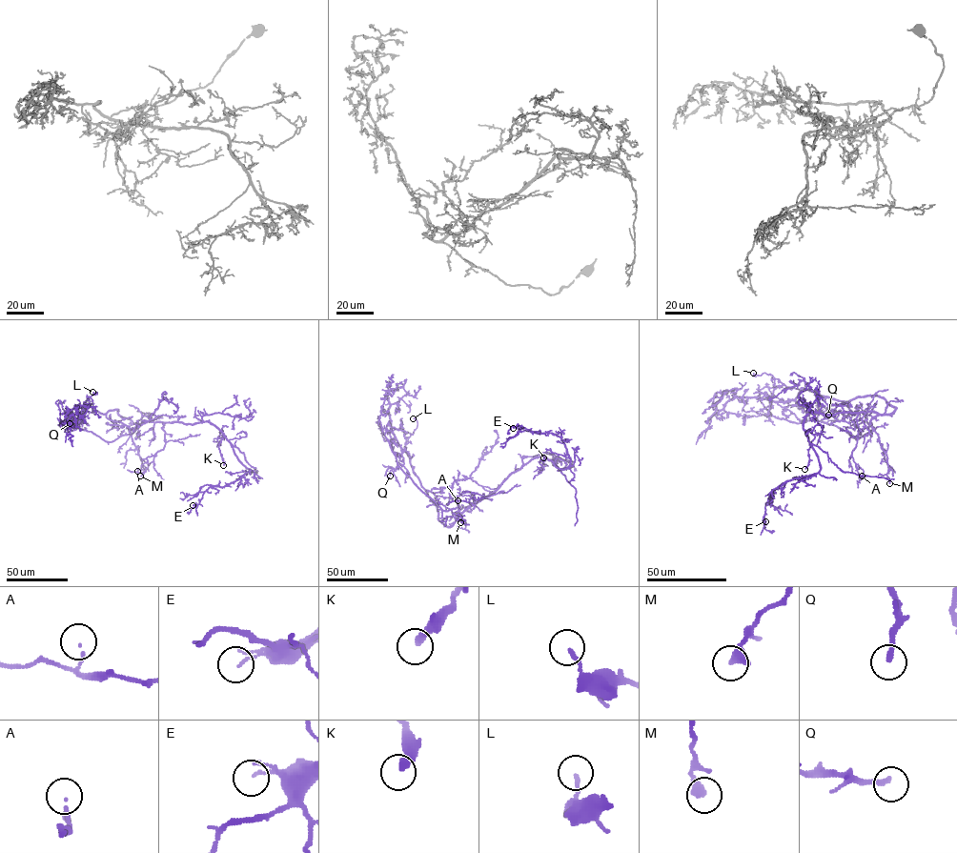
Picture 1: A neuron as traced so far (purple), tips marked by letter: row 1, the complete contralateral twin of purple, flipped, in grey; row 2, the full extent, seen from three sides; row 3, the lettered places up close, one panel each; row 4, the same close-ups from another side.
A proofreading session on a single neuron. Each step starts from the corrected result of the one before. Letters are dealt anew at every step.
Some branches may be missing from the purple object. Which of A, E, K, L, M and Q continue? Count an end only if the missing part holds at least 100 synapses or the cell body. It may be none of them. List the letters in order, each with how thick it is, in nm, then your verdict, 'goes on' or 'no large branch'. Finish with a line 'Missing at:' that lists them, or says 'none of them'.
A: 100 nm | no large branch
E: 90 nm | no large branch
K: 340 nm | no large branch
L: 140 nm | no large branch
M: 440 nm | no large branch
Q: 200 nm | no large branch
Missing at: none of them

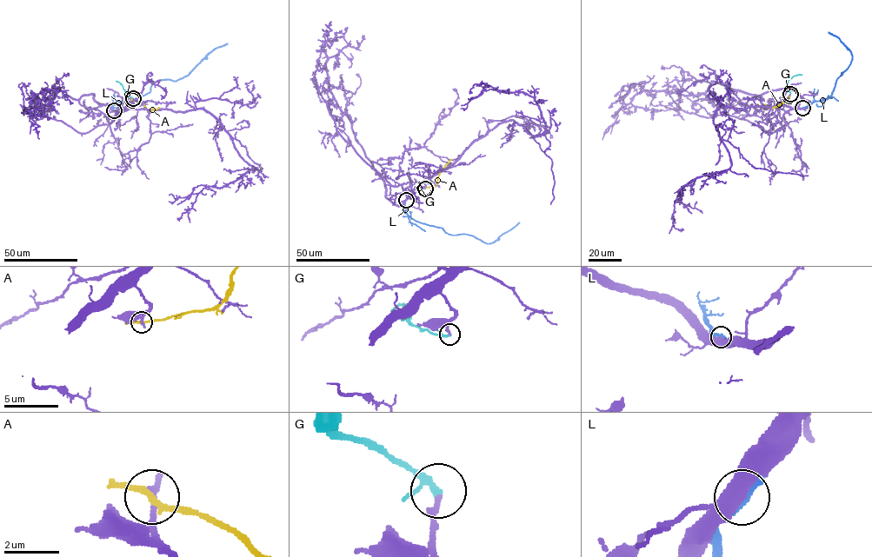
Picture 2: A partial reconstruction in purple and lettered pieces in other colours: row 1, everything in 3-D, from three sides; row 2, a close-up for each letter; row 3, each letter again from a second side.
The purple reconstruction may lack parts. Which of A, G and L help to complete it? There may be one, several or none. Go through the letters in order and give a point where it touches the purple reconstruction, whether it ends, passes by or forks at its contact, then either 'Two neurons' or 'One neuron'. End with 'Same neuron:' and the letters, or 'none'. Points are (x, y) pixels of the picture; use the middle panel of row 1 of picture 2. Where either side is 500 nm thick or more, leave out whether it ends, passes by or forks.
A: Touches purple at (424, 188). It passes by. Two neurons
G: Touches purple at (425, 188). It passes by. One neuron
L: Touches purple at (406, 200). One neuron
Same neuron: G, L

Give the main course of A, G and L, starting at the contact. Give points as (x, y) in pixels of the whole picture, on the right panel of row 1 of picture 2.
A: (789, 96), (785, 102), (771, 108), (757, 103)
G: (790, 94), (785, 88), (788, 80), (802, 75)
L: (802, 108), (831, 96), (836, 80), (852, 58), (851, 52), (839, 38), (828, 32)

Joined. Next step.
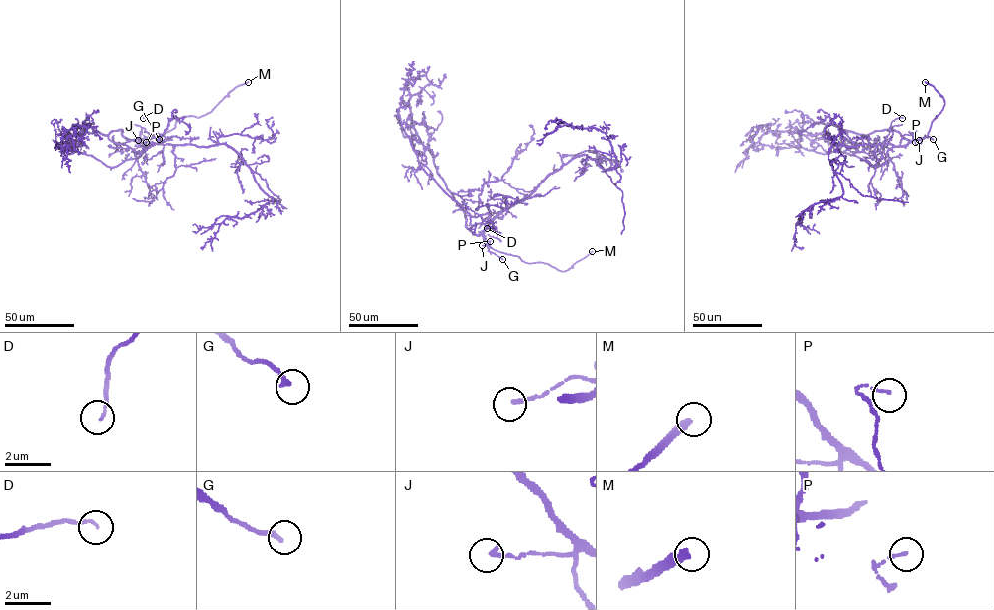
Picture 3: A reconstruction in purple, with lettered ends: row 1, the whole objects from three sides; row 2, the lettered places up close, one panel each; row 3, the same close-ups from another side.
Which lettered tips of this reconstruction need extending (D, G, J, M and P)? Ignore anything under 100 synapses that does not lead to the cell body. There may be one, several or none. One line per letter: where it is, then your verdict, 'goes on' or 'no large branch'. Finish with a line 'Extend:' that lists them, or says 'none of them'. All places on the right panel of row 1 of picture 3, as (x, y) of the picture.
D: at (902, 118); no large branch
G: at (933, 139); no large branch
J: at (919, 140); no large branch
M: at (925, 82); goes on
P: at (915, 142); no large branch
Extend: M

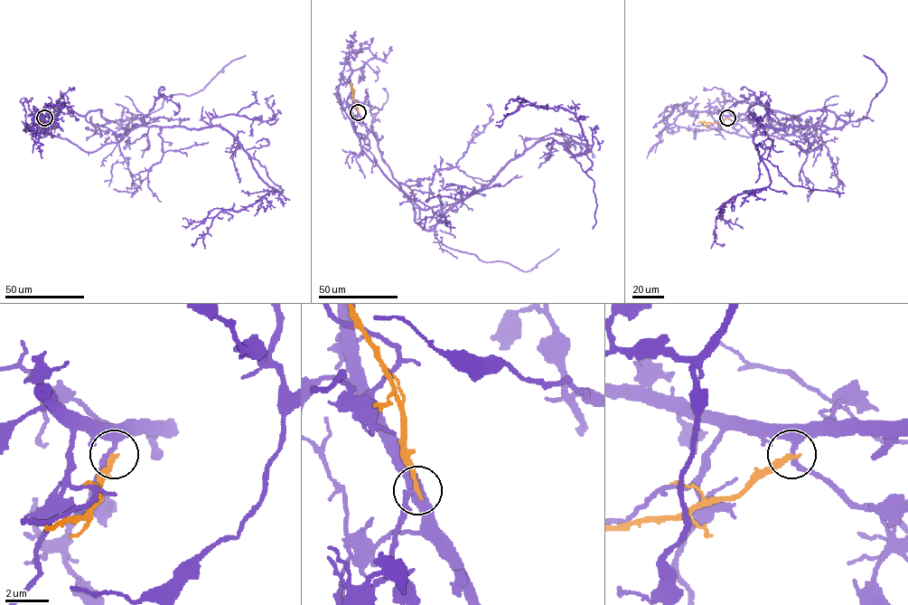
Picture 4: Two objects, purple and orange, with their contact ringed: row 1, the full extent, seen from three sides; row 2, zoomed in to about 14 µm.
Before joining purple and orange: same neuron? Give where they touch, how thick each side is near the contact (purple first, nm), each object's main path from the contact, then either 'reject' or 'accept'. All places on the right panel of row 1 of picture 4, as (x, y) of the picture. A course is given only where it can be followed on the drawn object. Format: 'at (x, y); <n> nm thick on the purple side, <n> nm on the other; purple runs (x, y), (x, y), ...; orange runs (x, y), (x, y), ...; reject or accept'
at (727, 118); 300 nm thick on the purple side, 200 nm on the other; purple runs (727, 118), (756, 103), (801, 124), (756, 130), (771, 184), (716, 216), (741, 226); orange runs (727, 118), (716, 123), (697, 122); reject

